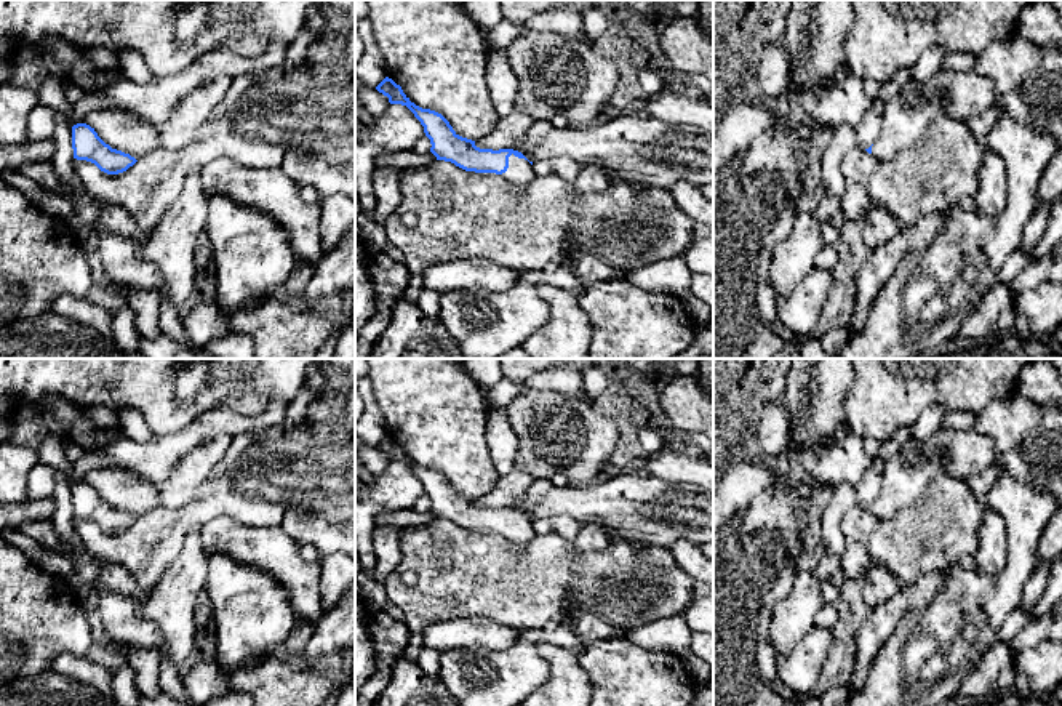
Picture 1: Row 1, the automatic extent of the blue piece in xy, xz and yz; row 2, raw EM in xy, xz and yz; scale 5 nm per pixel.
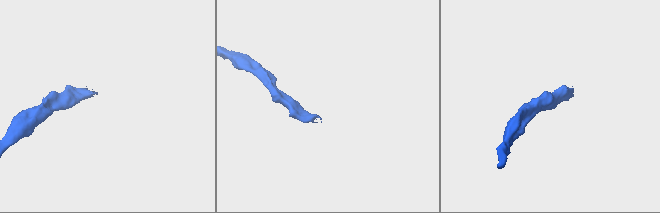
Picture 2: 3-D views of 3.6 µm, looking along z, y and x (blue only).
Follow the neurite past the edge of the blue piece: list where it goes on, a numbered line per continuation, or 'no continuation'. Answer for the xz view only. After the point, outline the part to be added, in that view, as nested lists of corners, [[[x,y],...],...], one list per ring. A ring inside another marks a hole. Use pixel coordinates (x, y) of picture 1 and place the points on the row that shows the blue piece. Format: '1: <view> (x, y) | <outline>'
1: xz (520, 173) | [[[513,154],[509,157],[509,168],[501,178],[515,189],[521,189],[528,186],[534,178],[533,165],[525,160],[518,158]]]

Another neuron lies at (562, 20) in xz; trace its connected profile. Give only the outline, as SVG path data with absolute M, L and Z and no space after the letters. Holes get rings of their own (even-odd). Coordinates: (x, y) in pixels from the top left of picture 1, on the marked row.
M557 6L537 13L526 21L525 29L561 34L571 40L587 40L581 13L569 6Z

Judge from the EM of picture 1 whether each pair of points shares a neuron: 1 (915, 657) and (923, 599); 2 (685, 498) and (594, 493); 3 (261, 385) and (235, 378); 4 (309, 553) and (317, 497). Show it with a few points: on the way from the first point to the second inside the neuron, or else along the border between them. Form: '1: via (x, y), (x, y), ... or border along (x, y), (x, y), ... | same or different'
1: border along (946, 580), (925, 607), (907, 610), (891, 631) | different
2: via (662, 498), (616, 498) | same
3: border along (248, 375), (251, 389) | different
4: border along (299, 543), (311, 543), (322, 556) | different

